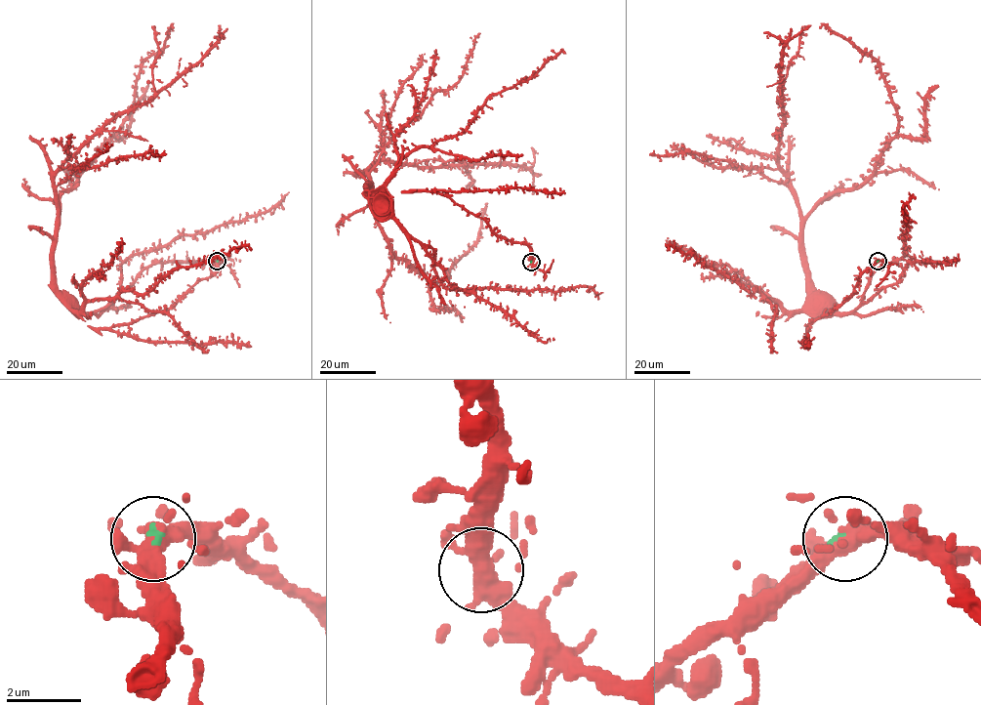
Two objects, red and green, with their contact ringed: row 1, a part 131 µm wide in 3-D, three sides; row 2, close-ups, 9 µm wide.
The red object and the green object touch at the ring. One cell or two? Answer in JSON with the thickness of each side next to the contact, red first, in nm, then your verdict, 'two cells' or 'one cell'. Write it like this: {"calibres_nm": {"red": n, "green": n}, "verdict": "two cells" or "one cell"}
{"calibres_nm": {"red": 380, "green": 180}, "verdict": "two cells"}

